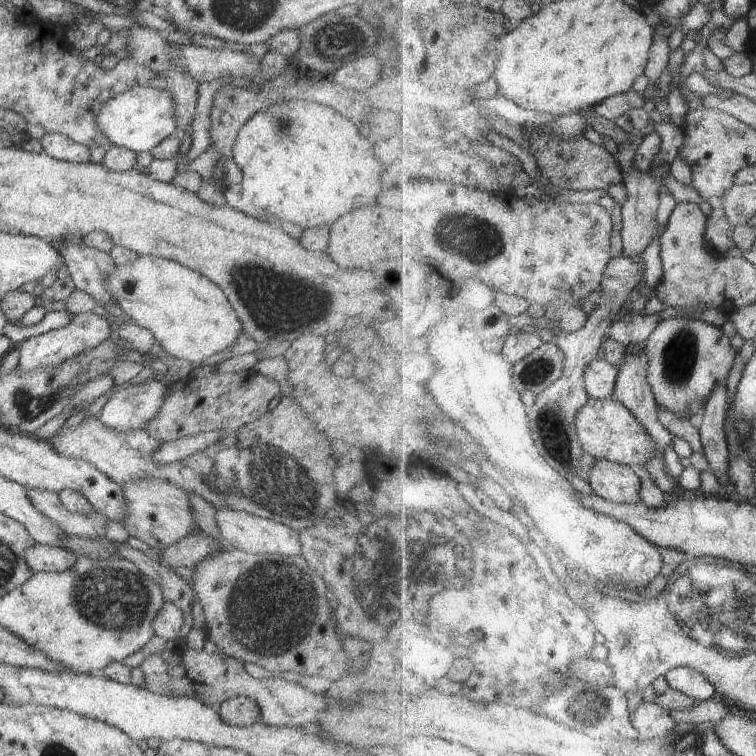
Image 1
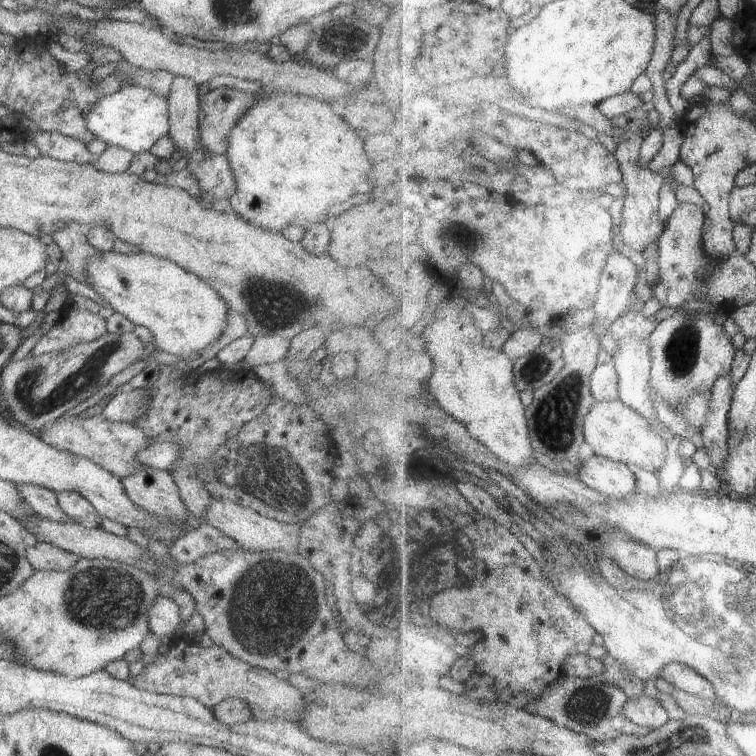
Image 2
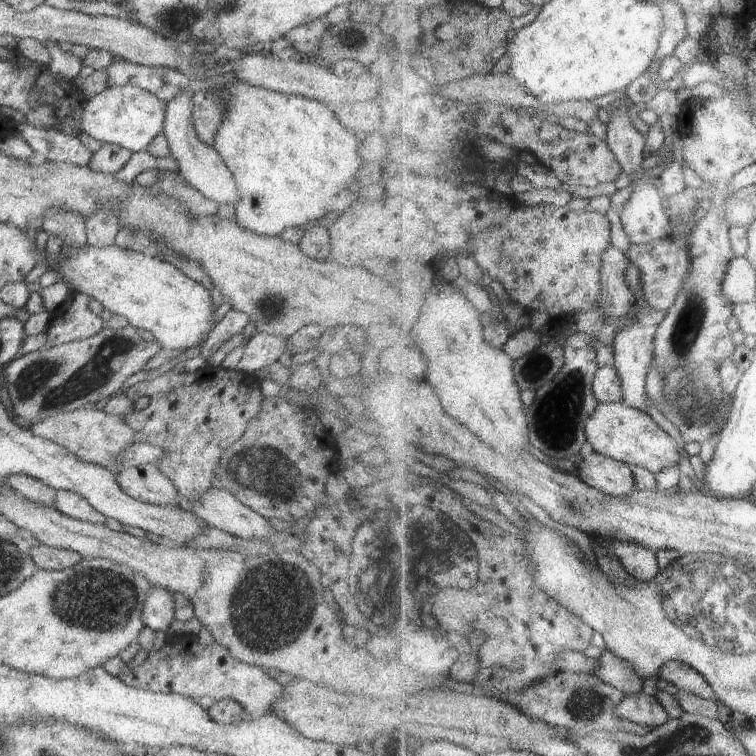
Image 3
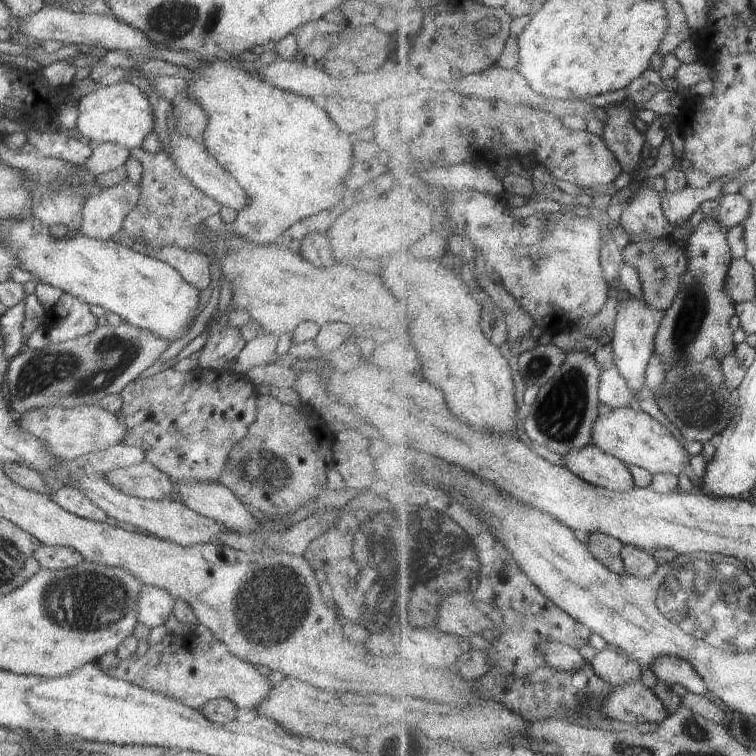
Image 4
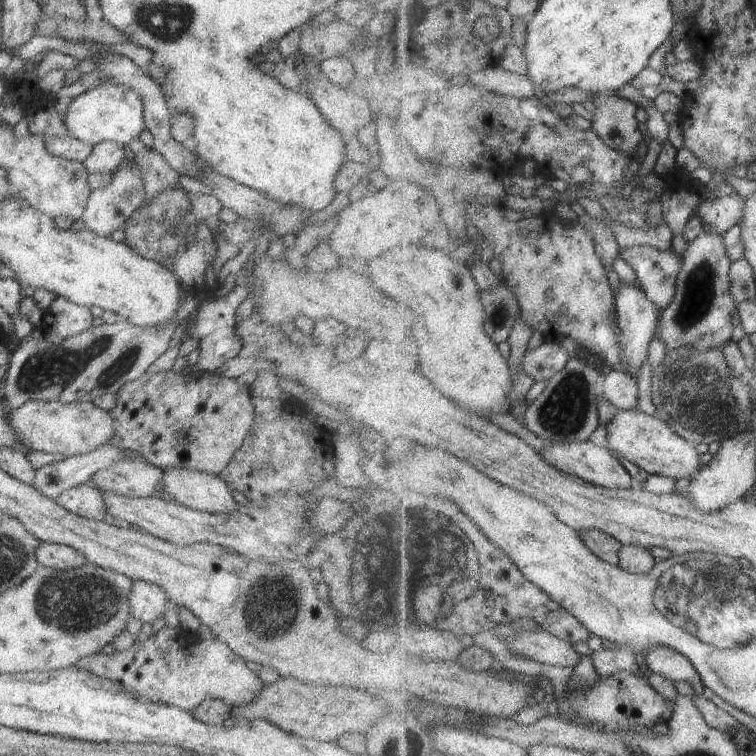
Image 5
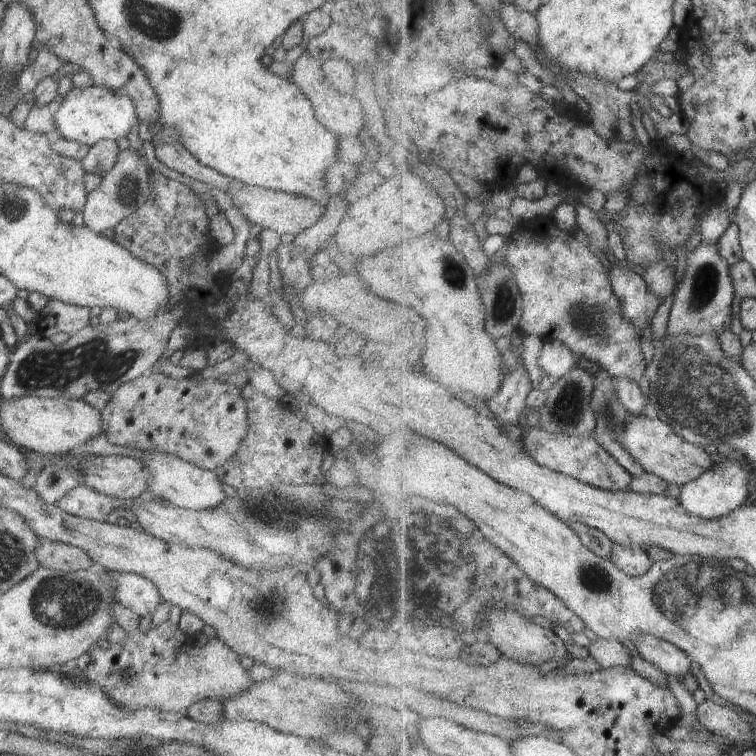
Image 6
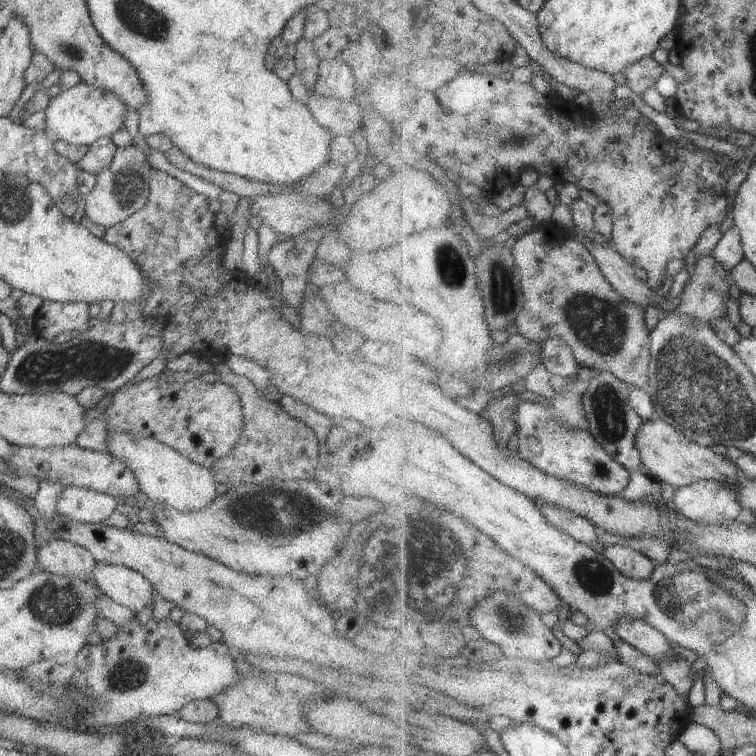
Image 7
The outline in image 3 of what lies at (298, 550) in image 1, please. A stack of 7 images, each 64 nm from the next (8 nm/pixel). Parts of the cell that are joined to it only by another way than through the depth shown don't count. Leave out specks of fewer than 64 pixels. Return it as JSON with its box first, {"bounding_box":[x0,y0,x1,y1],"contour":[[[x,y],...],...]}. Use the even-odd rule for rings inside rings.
{"bounding_box":[191,486,279,540],"contour":[[[212,486],[191,503],[198,518],[232,536],[244,540],[265,539],[279,533],[261,514],[250,510],[227,490]]]}

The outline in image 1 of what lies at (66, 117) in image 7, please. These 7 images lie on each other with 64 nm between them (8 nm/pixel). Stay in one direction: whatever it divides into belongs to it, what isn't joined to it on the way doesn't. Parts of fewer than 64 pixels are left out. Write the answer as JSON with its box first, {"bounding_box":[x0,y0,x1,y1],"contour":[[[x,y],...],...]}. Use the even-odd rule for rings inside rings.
{"bounding_box":[95,85,177,153],"contour":[[[136,85],[130,90],[103,102],[95,114],[96,128],[105,136],[109,146],[124,147],[135,153],[151,150],[165,138],[177,135],[174,105],[166,89]]]}

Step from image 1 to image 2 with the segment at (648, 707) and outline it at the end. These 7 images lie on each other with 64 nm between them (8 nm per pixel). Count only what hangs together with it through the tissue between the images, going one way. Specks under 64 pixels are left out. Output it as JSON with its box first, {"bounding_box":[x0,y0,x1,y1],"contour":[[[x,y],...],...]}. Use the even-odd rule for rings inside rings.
{"bounding_box":[625,693,672,732],"contour":[[[646,693],[637,699],[629,699],[625,706],[625,713],[649,732],[659,731],[672,720],[671,714],[662,700],[652,698]]]}

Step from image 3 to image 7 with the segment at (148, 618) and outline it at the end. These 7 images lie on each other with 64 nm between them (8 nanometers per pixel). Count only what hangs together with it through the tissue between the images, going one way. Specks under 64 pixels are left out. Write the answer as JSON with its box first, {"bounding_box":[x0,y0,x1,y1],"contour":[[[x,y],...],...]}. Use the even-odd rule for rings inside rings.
{"bounding_box":[89,561,157,613],"contour":[[[98,561],[89,577],[102,594],[135,613],[153,604],[157,596],[154,587],[139,572],[122,565]]]}

